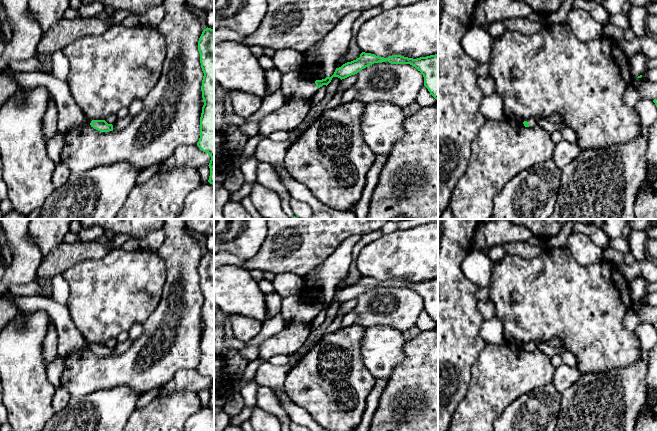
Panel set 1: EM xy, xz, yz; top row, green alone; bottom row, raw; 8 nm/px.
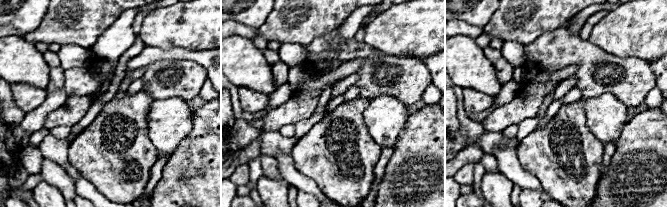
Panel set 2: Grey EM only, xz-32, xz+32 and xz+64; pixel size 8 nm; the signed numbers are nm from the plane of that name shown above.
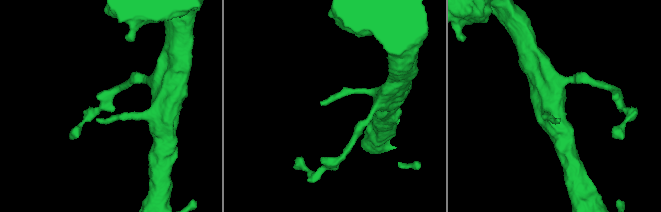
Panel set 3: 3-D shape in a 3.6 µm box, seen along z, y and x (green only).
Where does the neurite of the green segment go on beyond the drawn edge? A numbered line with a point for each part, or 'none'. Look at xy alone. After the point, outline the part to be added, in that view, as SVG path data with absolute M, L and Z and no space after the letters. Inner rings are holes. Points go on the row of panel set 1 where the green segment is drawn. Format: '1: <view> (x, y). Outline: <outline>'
1: xy (70, 115). Outline: M8 66L1 72L14 77L22 87L44 86L48 90L57 107L58 131L60 133L66 134L70 129L91 123L91 120L83 114L75 102L66 81L41 71L15 72Z

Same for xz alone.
1: xz (294, 85). Outline: M291 71L282 74L282 86L280 89L286 100L294 98L312 98L318 91L315 81L308 80L301 72Z

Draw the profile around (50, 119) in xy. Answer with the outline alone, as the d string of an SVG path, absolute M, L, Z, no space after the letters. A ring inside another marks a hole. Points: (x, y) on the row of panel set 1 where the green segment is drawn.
M51 96L42 118L42 129L46 141L53 138L58 132L58 111L54 99Z

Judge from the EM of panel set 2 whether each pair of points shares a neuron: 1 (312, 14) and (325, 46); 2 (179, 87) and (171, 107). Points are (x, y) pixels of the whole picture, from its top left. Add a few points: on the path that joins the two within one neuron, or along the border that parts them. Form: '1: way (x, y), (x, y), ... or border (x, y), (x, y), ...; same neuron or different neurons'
1: border (335, 29), (317, 36), (304, 46); different neurons
2: border (154, 97), (180, 97), (186, 101); different neurons

